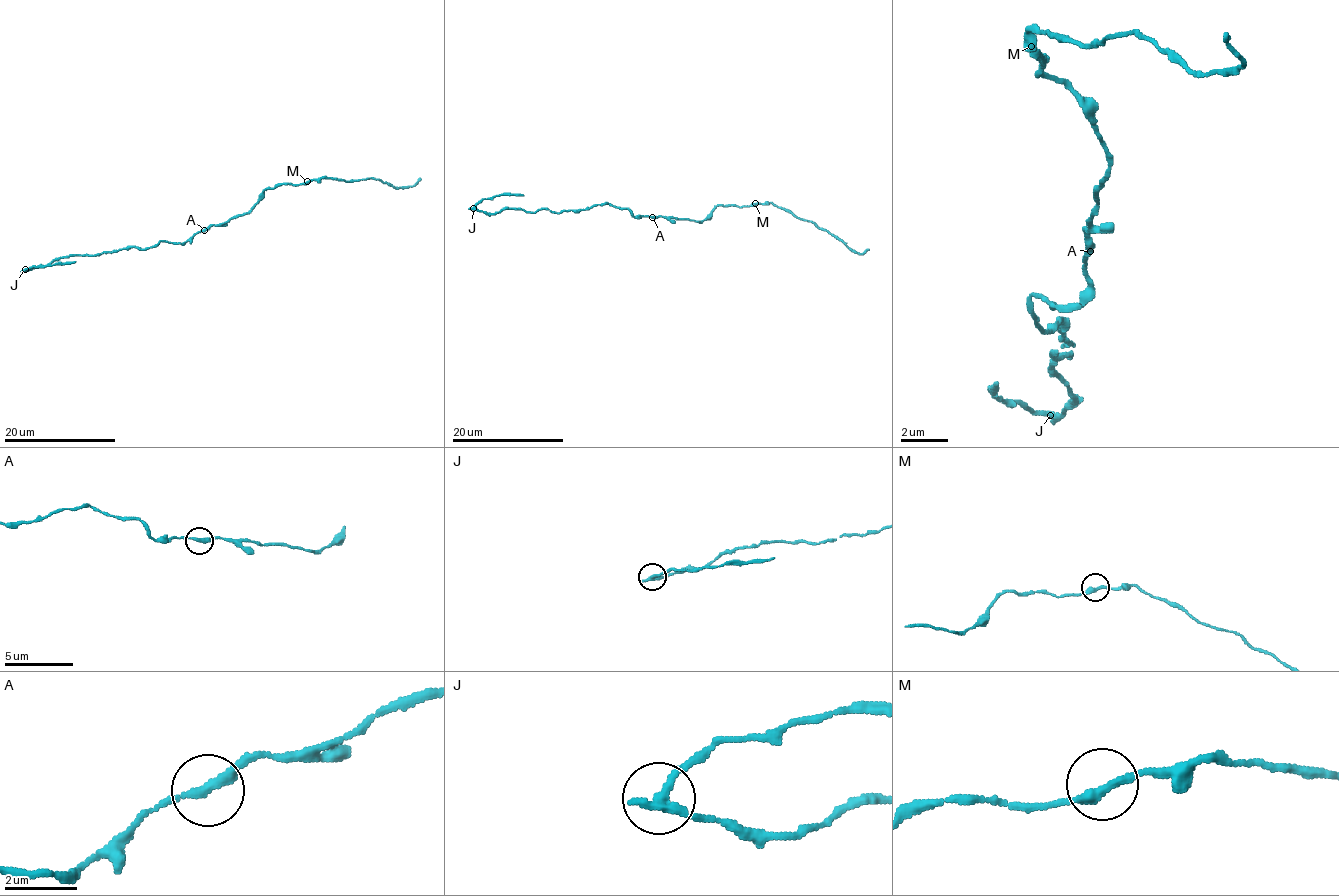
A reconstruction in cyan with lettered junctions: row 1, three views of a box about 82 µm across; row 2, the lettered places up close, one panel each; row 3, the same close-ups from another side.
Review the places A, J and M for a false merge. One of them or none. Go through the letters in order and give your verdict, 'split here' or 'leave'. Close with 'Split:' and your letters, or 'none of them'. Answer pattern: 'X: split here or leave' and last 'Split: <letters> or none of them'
A: leave
J: split here
M: leave
Split: J

